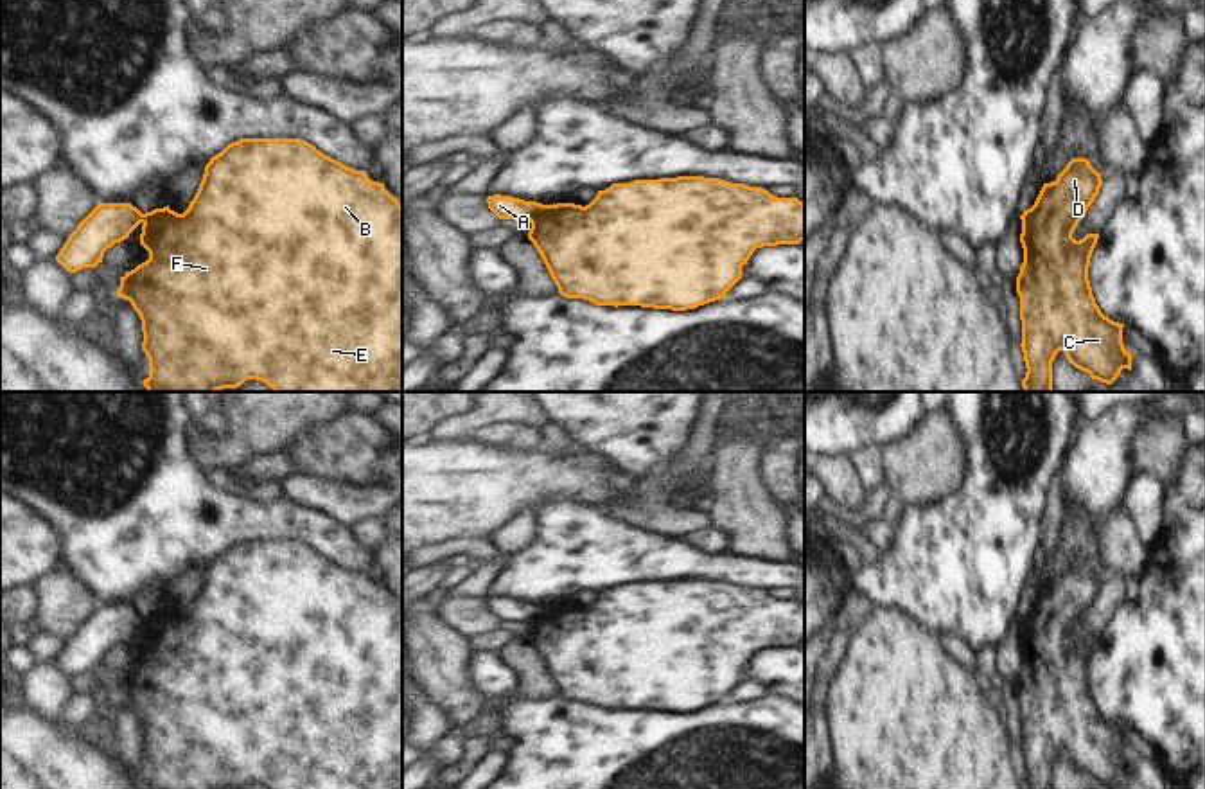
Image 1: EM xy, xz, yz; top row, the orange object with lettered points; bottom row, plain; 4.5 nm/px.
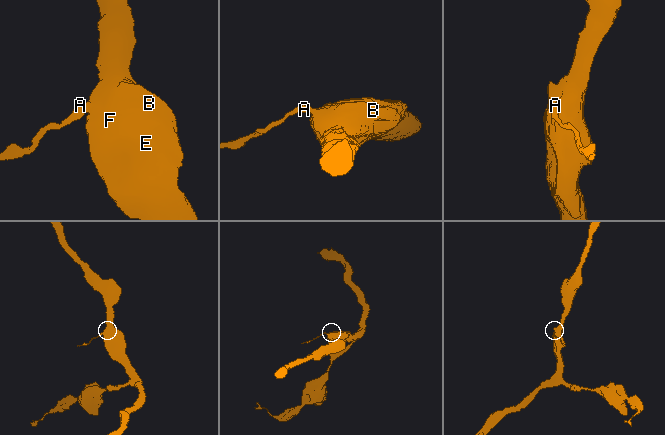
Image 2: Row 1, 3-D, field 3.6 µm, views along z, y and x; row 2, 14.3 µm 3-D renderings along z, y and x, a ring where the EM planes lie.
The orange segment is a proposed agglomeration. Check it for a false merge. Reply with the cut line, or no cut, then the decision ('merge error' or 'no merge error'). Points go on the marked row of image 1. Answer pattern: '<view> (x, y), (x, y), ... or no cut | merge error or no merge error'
xz (546, 205), (530, 221) | merge error

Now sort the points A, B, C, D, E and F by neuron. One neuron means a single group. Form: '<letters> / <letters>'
A / B C D E F

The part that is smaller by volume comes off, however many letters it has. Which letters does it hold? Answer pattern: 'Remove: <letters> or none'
Remove: A

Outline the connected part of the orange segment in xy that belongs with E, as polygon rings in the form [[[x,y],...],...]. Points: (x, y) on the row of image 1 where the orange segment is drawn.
[[[241,138],[210,158],[205,165],[199,189],[183,214],[171,210],[167,205],[145,212],[142,223],[140,244],[149,252],[149,259],[120,277],[117,295],[119,298],[129,300],[142,320],[142,350],[151,368],[149,377],[142,381],[147,392],[217,392],[223,388],[237,388],[246,379],[262,381],[275,392],[402,392],[402,205],[384,189],[384,183],[372,182],[366,171],[347,167],[300,138]]]

